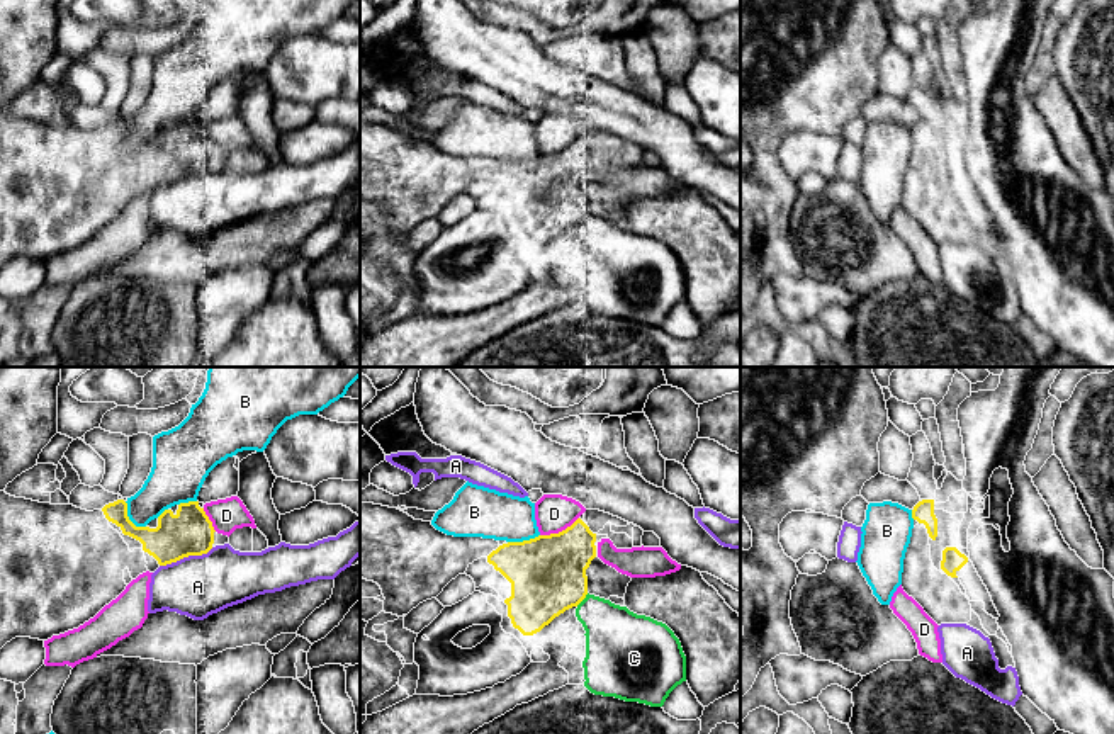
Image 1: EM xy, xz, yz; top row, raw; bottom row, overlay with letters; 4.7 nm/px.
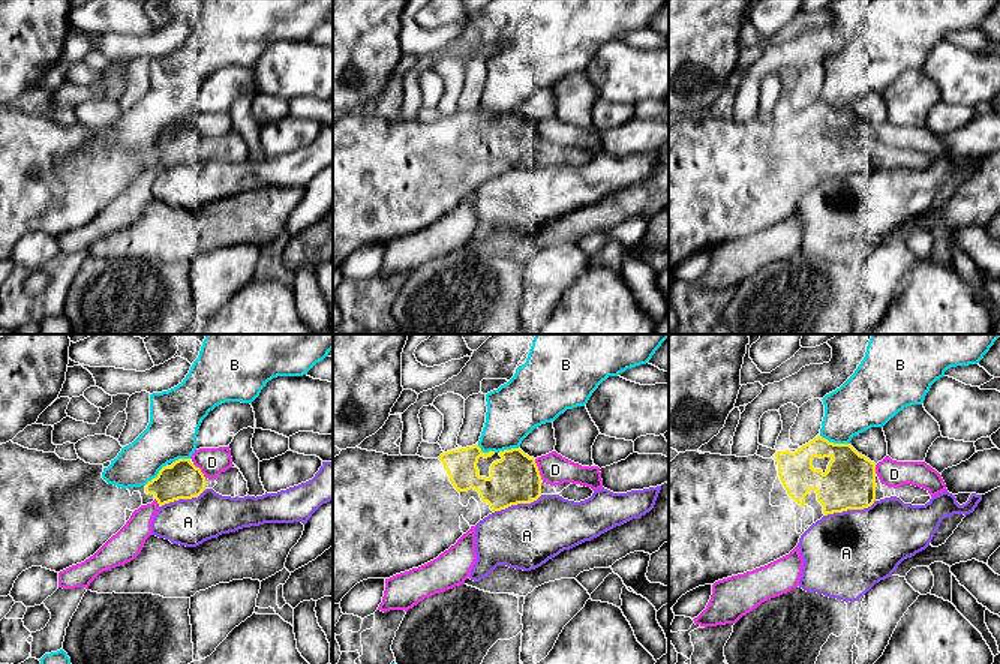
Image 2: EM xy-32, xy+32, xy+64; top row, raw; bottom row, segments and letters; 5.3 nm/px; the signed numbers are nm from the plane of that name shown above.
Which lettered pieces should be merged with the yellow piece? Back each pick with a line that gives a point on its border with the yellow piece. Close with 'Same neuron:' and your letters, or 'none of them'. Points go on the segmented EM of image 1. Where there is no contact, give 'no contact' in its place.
Same neuron: none of them

